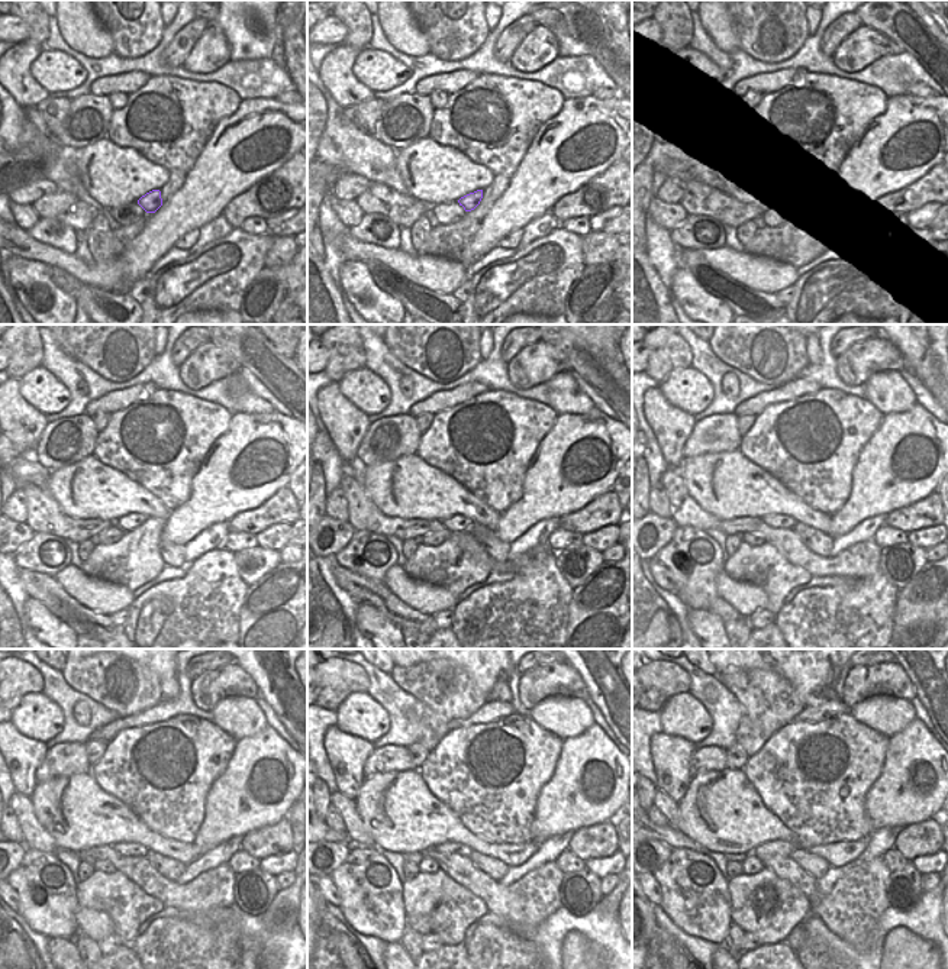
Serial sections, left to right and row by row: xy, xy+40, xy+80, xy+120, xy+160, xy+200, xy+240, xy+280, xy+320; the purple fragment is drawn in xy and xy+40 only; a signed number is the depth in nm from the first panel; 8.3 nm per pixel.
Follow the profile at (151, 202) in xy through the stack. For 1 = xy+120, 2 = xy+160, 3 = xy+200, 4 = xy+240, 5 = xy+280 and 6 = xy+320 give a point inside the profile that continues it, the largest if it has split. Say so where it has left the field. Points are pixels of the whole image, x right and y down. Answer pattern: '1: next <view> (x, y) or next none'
1: next xy+120 (128, 523)
2: next xy+160 (455, 523)
3: next xy+200 (773, 520)
4: next xy+240 (131, 849)
5: next xy+280 (451, 848)
6: next xy+320 (779, 848)

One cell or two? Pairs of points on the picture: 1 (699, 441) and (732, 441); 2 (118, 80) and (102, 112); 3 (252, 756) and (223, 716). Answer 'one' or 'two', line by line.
1: one
2: two
3: two

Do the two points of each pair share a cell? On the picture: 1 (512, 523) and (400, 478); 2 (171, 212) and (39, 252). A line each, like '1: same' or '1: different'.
1: different
2: different

